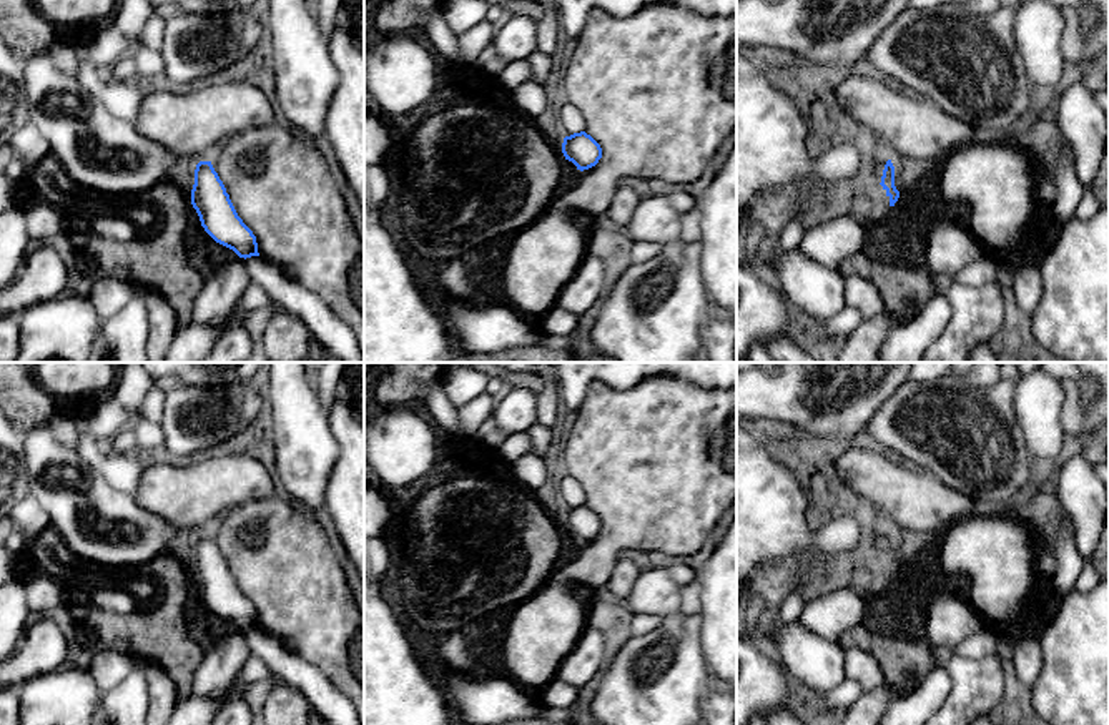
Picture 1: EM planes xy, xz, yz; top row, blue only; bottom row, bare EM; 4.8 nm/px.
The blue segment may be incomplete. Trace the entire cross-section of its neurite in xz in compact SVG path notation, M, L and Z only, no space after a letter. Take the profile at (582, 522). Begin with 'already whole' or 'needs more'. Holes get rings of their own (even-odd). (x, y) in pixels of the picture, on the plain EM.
already whole; M585 504L565 509L562 525L565 532L572 534L580 544L595 539L602 530L600 517Z

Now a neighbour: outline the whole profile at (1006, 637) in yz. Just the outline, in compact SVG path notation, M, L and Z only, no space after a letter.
M999 627L996 632L996 653L1004 660L1013 660L1016 644L1023 637L1023 632L1016 627Z

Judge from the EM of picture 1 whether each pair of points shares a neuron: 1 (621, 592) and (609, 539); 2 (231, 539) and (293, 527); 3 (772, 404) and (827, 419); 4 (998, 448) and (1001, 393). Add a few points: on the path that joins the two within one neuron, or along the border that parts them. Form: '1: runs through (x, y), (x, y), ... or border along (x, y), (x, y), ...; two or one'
1: border along (621, 556), (602, 591); two
2: runs through (246, 551), (270, 551), (278, 542); one
3: runs through (785, 404), (800, 404), (813, 418); one
4: runs through (998, 434), (998, 406); one

